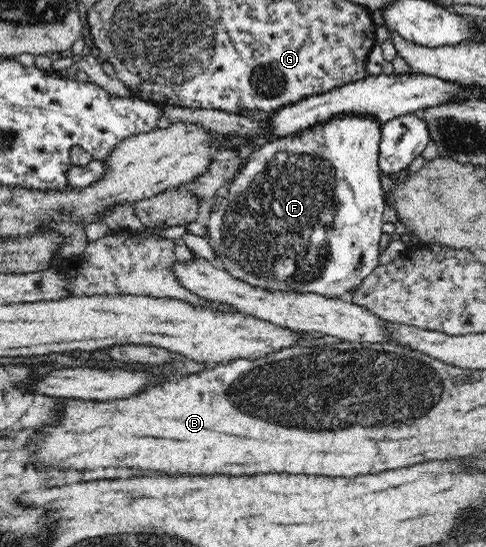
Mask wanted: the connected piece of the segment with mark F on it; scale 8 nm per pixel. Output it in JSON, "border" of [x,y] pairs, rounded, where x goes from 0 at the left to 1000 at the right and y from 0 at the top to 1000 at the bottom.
{"border":[[[704,210],[681,216],[675,223],[646,229],[638,238],[621,239],[611,247],[568,250],[549,258],[533,272],[514,280],[481,325],[463,338],[444,358],[444,369],[430,388],[428,411],[424,413],[424,437],[436,441],[442,461],[442,481],[469,495],[477,506],[502,514],[514,523],[556,534],[580,536],[646,536],[671,545],[712,545],[735,530],[753,506],[782,484],[782,455],[786,435],[786,389],[794,377],[790,347],[782,335],[780,313],[780,263],[784,230],[765,214],[737,214],[733,210]]]}

